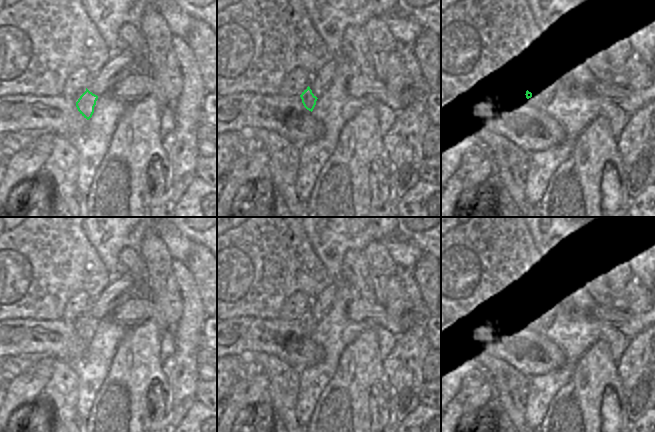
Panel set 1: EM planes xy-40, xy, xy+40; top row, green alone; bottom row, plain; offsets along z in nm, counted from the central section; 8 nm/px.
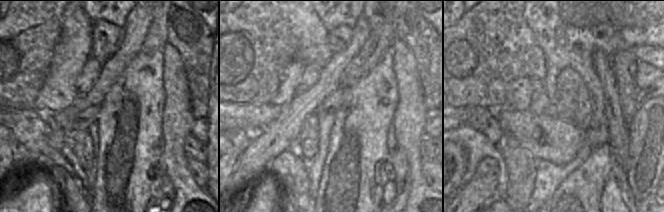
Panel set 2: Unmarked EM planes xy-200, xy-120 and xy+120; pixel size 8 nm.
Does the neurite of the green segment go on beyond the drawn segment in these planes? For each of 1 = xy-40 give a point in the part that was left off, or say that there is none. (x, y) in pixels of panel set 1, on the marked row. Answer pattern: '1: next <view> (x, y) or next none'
1: next none

